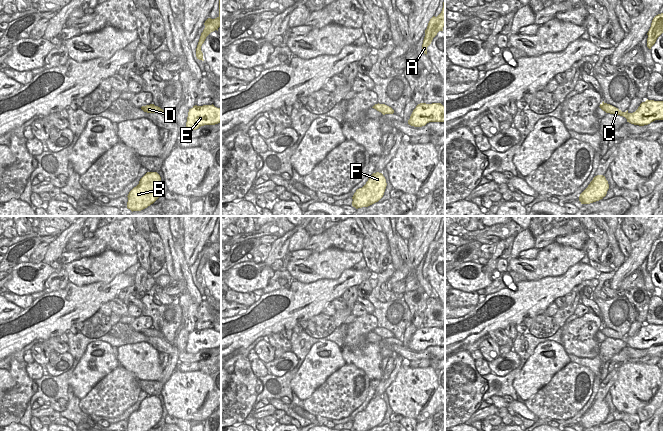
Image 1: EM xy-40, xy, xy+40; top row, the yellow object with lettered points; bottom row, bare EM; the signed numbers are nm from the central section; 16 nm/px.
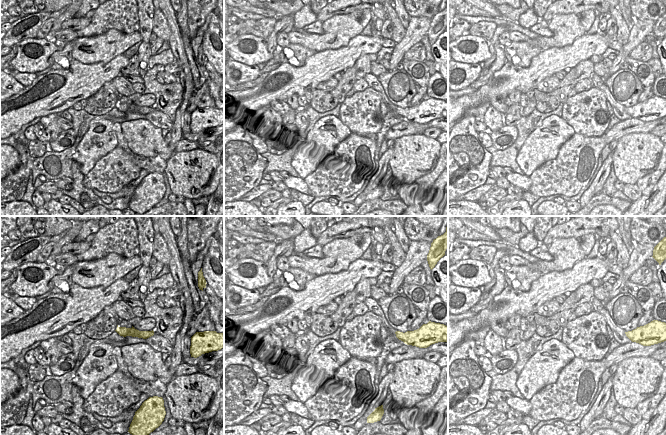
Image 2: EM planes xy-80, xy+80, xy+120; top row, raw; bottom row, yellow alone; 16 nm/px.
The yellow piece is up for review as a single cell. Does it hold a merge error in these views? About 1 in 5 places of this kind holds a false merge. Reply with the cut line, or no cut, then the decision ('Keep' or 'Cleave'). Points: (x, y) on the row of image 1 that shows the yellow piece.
No split. Keep.

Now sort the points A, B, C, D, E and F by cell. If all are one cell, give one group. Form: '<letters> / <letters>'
A B C D E F

